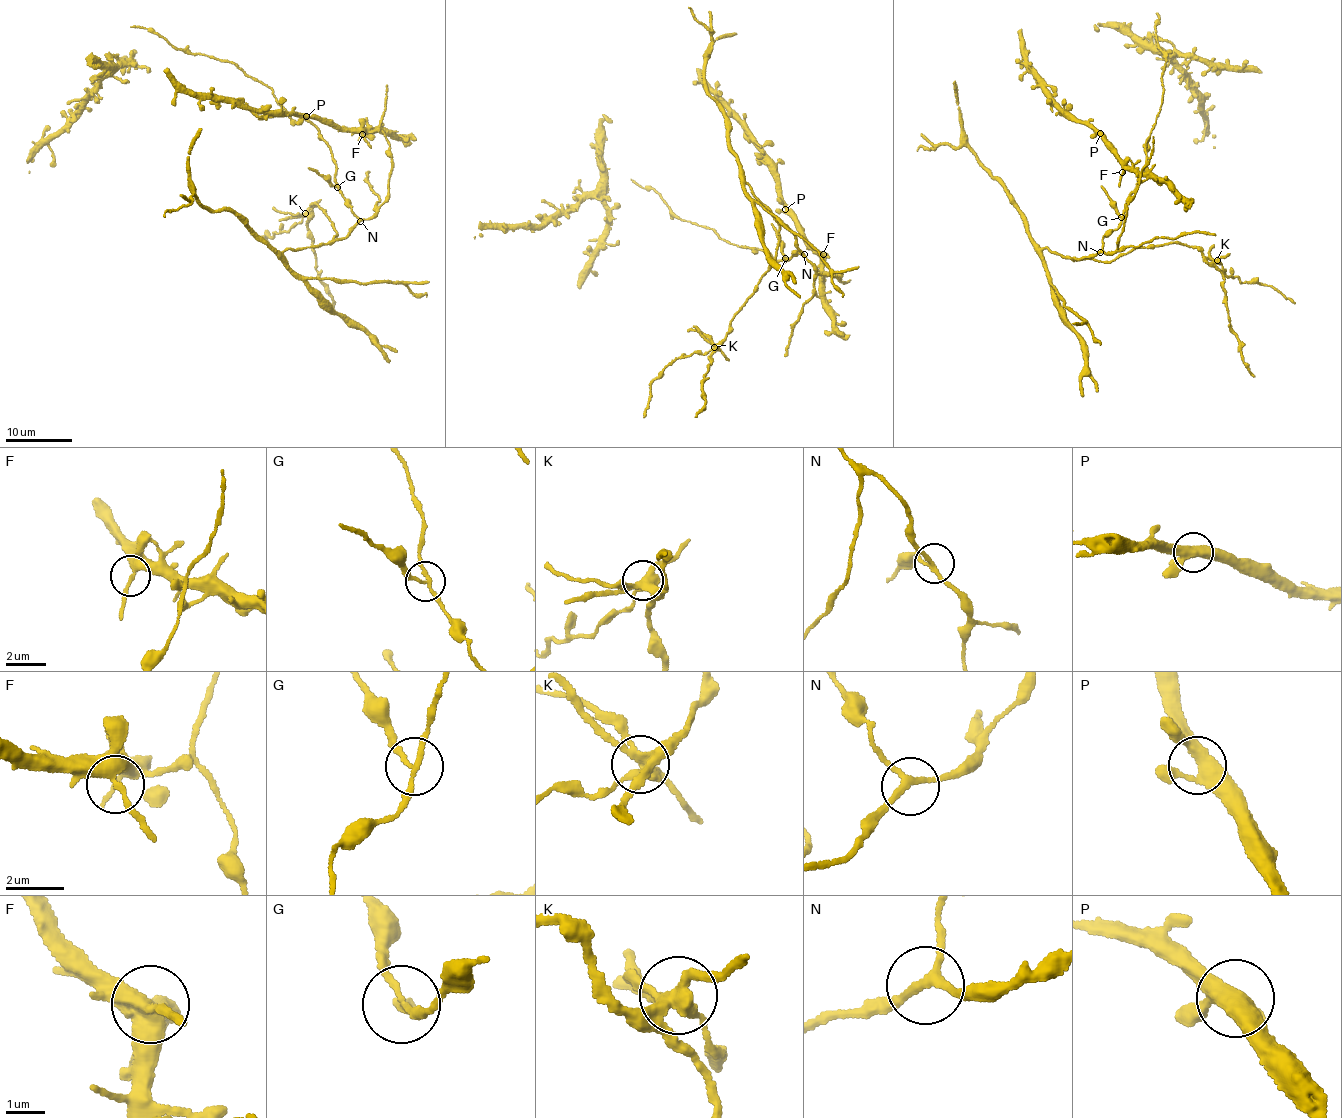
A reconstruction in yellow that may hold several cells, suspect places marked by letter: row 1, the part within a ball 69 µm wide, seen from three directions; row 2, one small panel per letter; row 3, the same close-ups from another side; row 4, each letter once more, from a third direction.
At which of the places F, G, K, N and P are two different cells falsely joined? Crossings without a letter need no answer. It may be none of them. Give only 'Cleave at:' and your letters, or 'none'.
Cleave at: G, K

